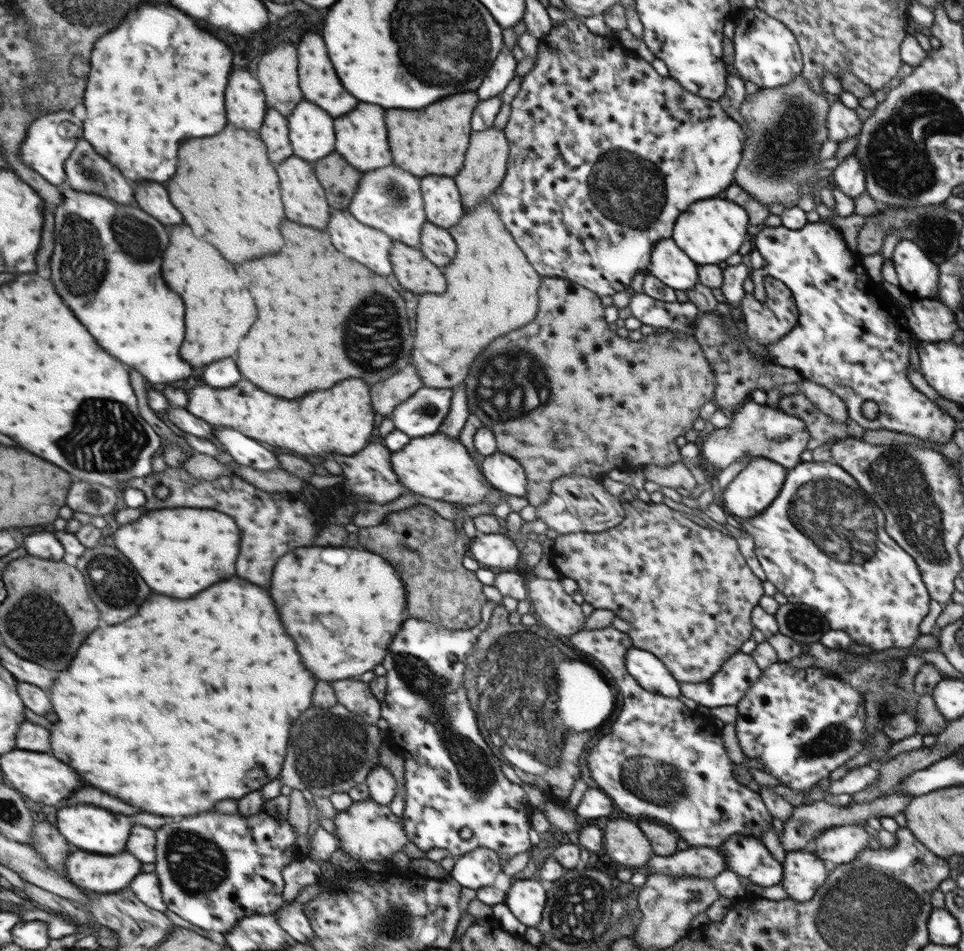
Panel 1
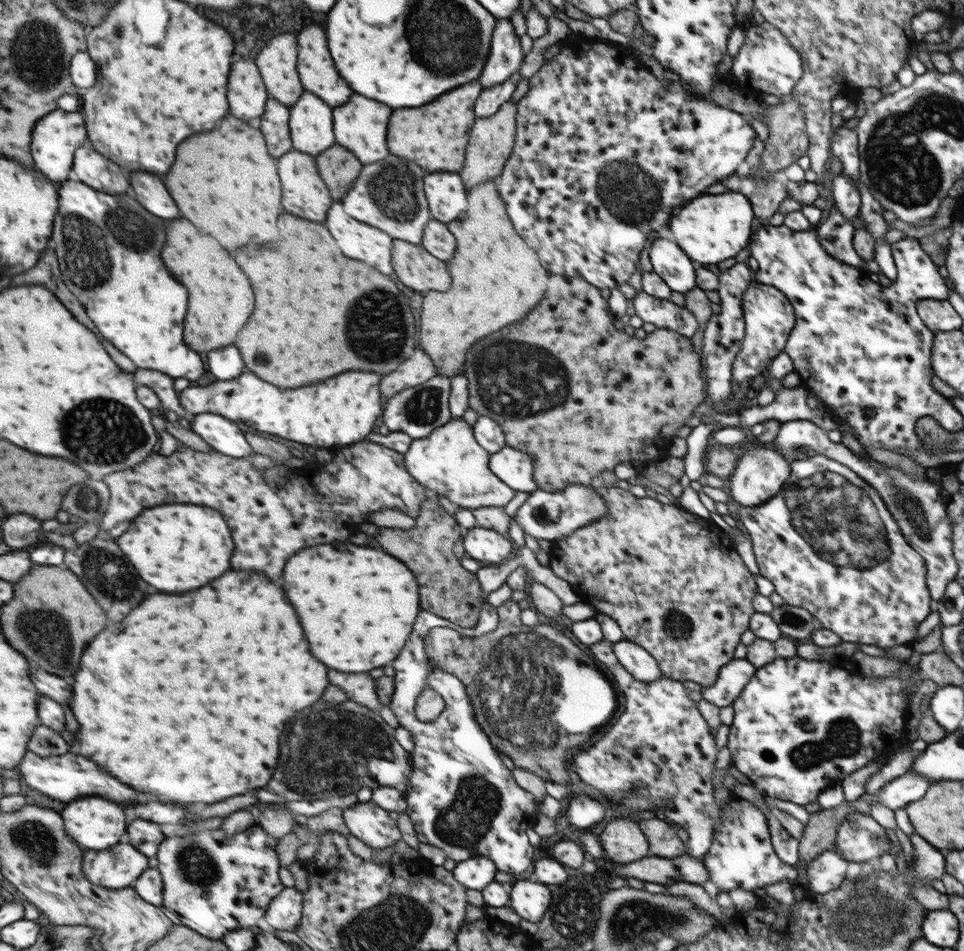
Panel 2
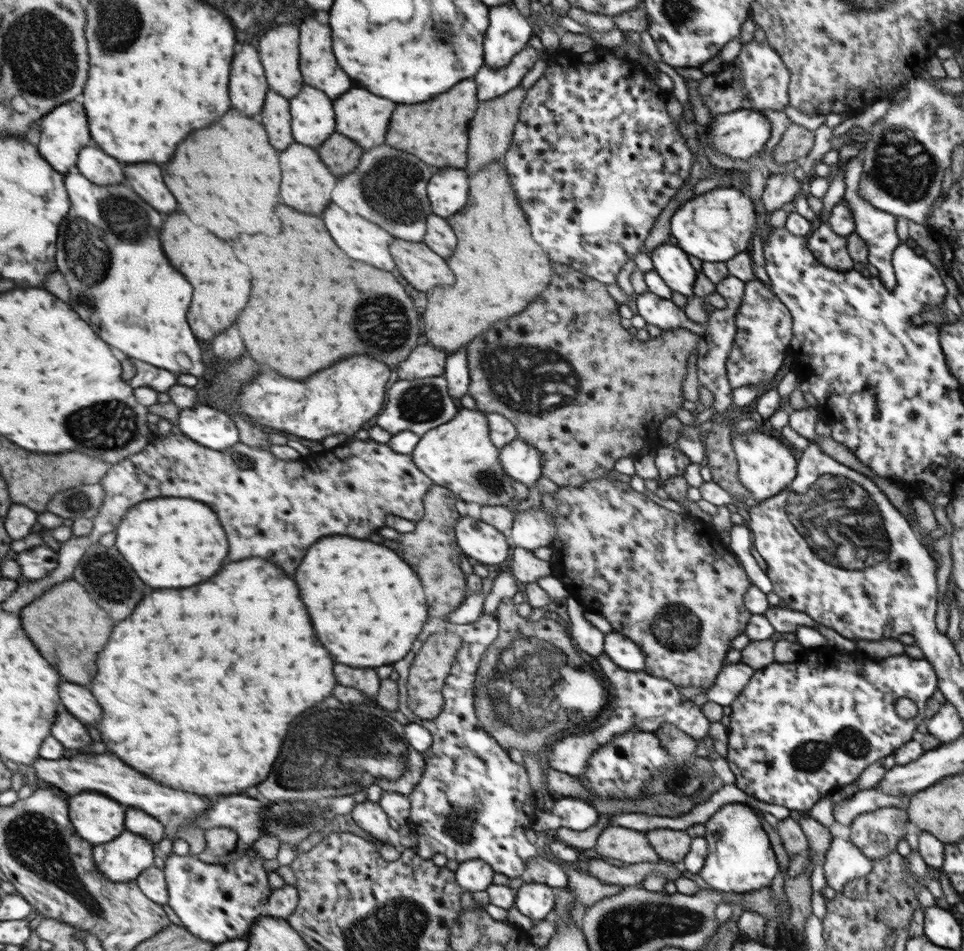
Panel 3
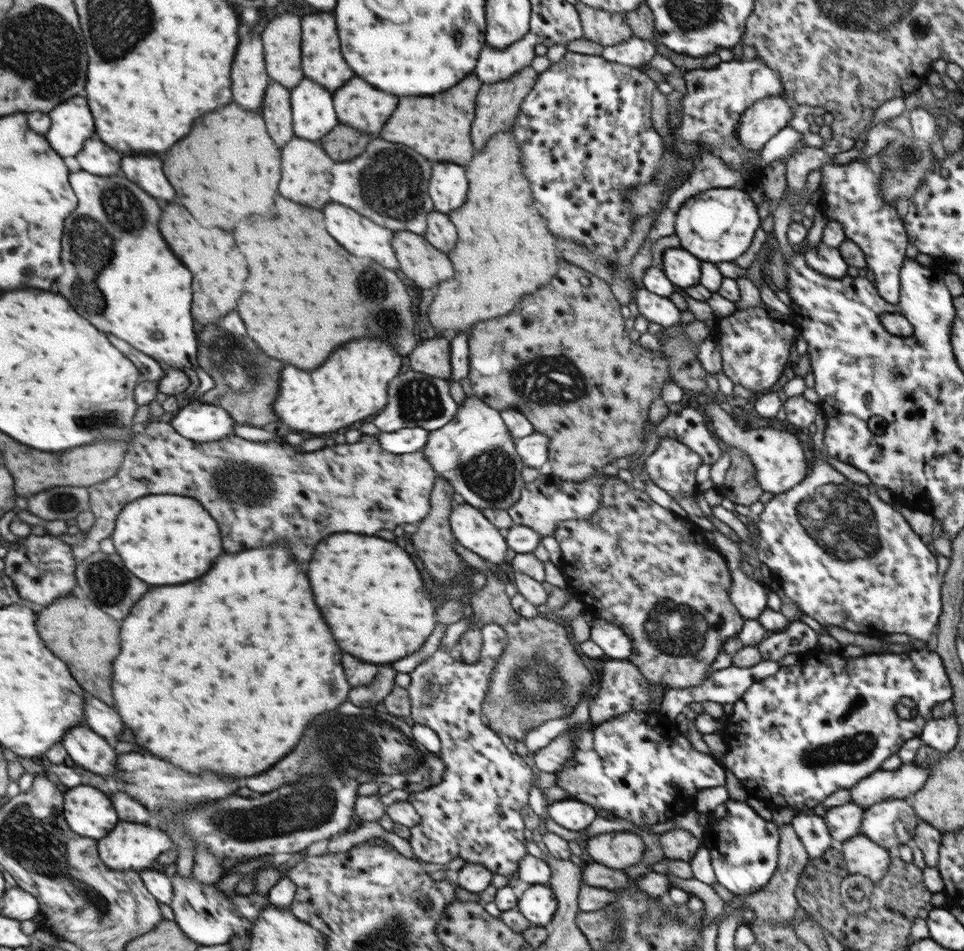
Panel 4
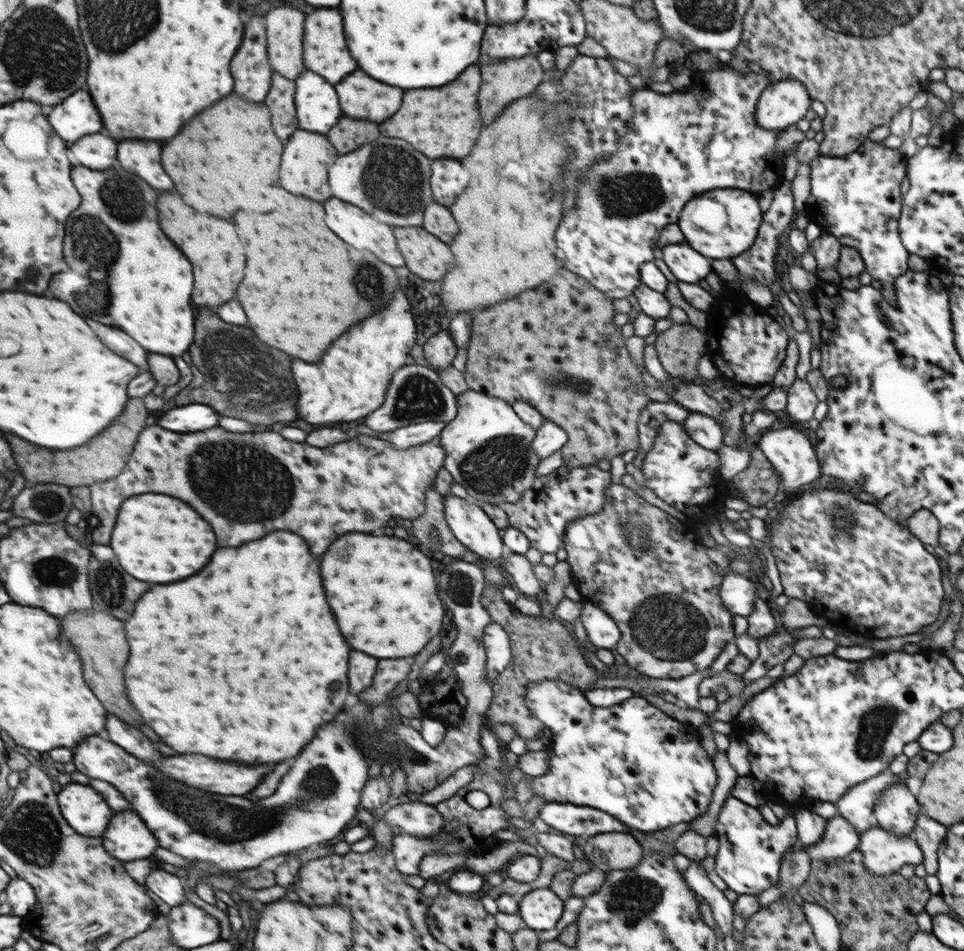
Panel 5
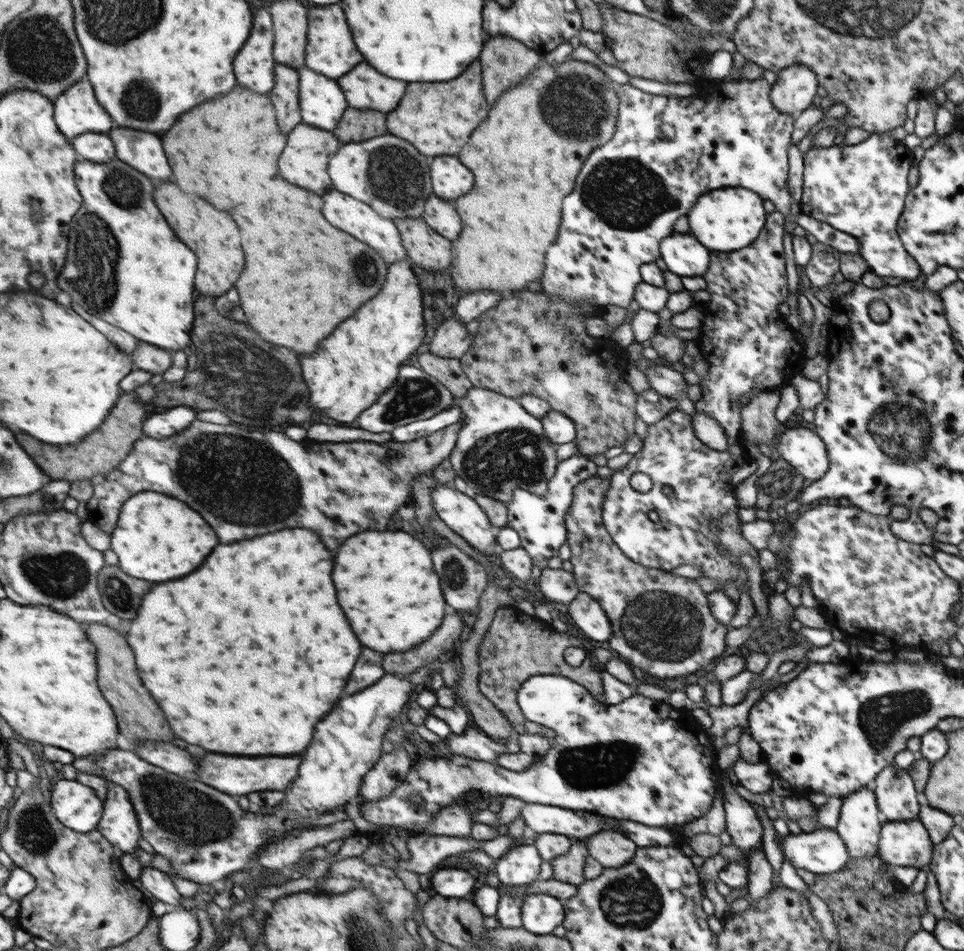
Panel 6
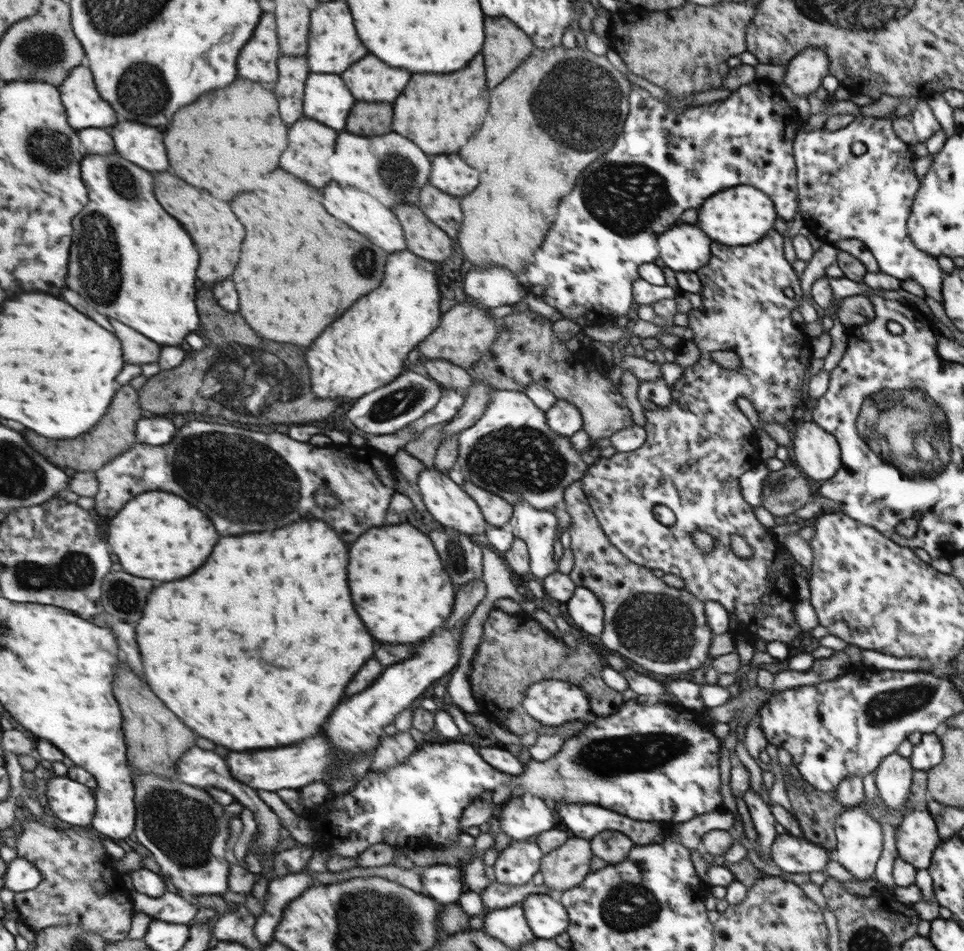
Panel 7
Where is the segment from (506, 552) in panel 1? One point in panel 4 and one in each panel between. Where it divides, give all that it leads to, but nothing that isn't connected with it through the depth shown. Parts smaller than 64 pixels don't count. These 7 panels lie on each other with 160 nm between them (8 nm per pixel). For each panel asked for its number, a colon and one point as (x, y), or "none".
2: (485, 545)
3: (482, 542)
4: (471, 529)

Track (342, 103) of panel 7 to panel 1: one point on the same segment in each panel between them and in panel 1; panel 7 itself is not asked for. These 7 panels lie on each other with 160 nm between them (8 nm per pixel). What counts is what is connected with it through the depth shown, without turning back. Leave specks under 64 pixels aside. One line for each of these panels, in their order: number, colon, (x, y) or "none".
1: (312, 133)
2: (312, 121)
3: (314, 120)
4: (315, 115)
5: (319, 109)
6: (323, 103)

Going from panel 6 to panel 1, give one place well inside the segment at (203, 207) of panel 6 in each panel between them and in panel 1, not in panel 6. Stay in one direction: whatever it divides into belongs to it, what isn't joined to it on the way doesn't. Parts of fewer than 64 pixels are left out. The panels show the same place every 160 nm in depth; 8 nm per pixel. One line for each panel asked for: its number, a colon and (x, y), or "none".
1: (220, 309)
2: (222, 299)
3: (222, 282)
4: (220, 269)
5: (215, 248)

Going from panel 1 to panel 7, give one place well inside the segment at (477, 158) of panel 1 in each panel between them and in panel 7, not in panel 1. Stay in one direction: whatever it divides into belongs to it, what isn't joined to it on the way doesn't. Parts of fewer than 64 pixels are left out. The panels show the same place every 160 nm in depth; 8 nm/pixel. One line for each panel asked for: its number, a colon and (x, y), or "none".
2: (492, 139)
3: (491, 131)
4: (499, 103)
5: (505, 80)
6: (506, 61)
7: (505, 46)

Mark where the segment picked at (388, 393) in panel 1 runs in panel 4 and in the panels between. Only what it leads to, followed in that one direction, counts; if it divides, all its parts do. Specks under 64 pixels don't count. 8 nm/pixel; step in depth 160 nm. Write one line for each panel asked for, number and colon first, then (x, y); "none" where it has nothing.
2: (418, 369)
3: (425, 361)
4: (432, 356)

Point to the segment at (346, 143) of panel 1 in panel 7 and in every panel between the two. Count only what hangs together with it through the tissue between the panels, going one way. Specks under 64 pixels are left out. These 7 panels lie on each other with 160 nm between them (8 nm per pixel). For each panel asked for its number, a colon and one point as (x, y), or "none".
2: (359, 125)
3: (362, 116)
4: (359, 99)
5: (361, 97)
6: (366, 88)
7: (371, 80)

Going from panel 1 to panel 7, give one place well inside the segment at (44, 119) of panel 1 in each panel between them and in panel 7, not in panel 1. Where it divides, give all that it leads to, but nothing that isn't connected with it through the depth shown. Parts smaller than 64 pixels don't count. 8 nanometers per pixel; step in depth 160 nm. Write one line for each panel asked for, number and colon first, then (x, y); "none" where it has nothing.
2: (57, 136)
3: (65, 132)
4: (72, 121)
5: (77, 116)
6: (77, 111)
7: (85, 106)

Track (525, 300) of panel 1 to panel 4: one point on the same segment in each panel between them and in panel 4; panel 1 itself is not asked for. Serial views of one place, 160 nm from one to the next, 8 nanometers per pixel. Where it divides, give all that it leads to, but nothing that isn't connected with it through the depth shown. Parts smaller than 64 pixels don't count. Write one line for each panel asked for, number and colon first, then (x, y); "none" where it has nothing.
2: (484, 299)
3: (493, 224)
4: (504, 252)

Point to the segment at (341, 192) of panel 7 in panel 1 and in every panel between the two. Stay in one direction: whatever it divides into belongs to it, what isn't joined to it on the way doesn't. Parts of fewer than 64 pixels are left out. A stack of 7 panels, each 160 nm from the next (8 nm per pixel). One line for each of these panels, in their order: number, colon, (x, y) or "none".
1: (368, 246)
2: (371, 245)
3: (363, 240)
4: (361, 236)
5: (360, 229)
6: (358, 219)

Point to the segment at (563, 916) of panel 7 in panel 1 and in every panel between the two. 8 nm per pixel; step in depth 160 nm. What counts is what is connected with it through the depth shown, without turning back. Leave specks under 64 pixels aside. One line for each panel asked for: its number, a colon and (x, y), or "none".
1: (525, 899)
2: (529, 900)
3: (535, 901)
4: (536, 904)
5: (540, 909)
6: (539, 913)

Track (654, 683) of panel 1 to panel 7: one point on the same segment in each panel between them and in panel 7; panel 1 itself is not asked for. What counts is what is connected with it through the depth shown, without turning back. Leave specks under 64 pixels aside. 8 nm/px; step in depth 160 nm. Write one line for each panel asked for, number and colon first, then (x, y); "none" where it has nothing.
2: (633, 658)
3: (619, 648)
4: (610, 639)
5: (602, 632)
6: (586, 613)
7: (583, 608)

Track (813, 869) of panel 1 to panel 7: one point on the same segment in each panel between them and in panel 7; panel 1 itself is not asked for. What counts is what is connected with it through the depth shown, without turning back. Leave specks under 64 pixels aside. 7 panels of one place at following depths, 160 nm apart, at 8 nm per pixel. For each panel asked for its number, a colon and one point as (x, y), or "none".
2: (826, 872)
3: (843, 861)
4: (861, 855)
5: (883, 853)
6: (902, 843)
7: (916, 836)

